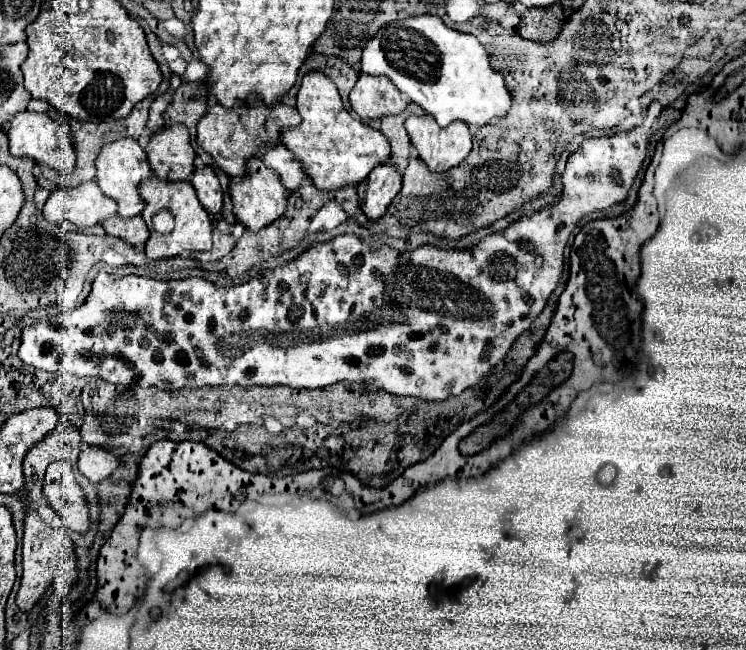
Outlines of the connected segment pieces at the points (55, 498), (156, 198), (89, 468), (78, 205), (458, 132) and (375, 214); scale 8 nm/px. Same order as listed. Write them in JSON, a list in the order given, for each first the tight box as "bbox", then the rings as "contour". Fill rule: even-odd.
[{"bbox":[45,461,89,533],"contour":[[[55,461],[49,465],[45,473],[45,501],[51,505],[55,511],[63,515],[67,521],[67,527],[77,533],[85,533],[89,527],[89,513],[85,507],[83,491],[75,483],[75,475],[69,463],[65,461]]]},{"bbox":[139,173,211,259],"contour":[[[155,173],[147,179],[143,179],[143,183],[139,185],[139,193],[145,199],[145,209],[141,213],[141,217],[145,219],[145,223],[149,225],[149,239],[145,243],[145,255],[149,259],[163,259],[163,257],[171,257],[171,255],[179,255],[185,251],[209,251],[211,249],[211,215],[201,207],[195,189],[189,181],[167,181],[167,179],[159,179]],[[161,207],[167,207],[173,217],[175,217],[175,229],[169,235],[161,235],[153,229],[151,225],[151,215],[155,211],[159,211]]]},{"bbox":[81,445,117,479],"contour":[[[85,445],[85,459],[81,473],[101,473],[101,479],[107,479],[111,471],[117,467],[117,457],[113,457],[107,449]]]},{"bbox":[43,181,117,227],"contour":[[[95,181],[79,183],[73,189],[57,189],[49,195],[43,215],[47,221],[71,221],[79,227],[97,225],[117,213],[115,201],[107,199]]]},{"bbox":[405,115,471,171],"contour":[[[411,115],[405,121],[405,129],[419,157],[431,171],[449,171],[471,151],[471,133],[467,123],[439,127],[431,115]]]},{"bbox":[357,163,401,219],"contour":[[[383,163],[375,167],[367,175],[367,179],[363,179],[363,183],[357,185],[361,209],[369,219],[379,219],[385,213],[391,199],[399,193],[399,189],[401,189],[401,173],[397,165]]]}]

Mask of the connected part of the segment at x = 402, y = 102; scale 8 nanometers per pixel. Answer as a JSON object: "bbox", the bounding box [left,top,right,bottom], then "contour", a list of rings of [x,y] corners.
{"bbox":[349,73,409,119],"contour":[[[365,73],[359,75],[355,87],[349,93],[349,101],[351,101],[353,111],[361,119],[377,119],[377,117],[383,117],[383,115],[399,115],[409,105],[409,99],[401,91],[397,91],[397,87],[387,77],[383,77],[383,75],[373,77],[373,75],[365,75]]]}

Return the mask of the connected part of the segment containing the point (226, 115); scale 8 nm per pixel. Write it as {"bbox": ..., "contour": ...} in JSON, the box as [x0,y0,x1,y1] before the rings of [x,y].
{"bbox":[197,95,301,177],"contour":[[[257,95],[243,103],[235,103],[235,107],[213,105],[197,123],[197,143],[215,159],[215,163],[229,175],[241,177],[245,173],[245,161],[249,157],[261,157],[261,147],[267,143],[277,143],[283,127],[295,127],[301,123],[301,115],[295,107],[275,103],[267,107]]]}

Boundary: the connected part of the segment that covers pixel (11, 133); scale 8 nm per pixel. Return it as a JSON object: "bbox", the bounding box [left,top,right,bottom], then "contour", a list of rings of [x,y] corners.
{"bbox":[7,111,75,175],"contour":[[[23,111],[15,115],[13,123],[9,123],[7,139],[9,139],[9,151],[13,155],[23,155],[33,159],[35,163],[49,165],[57,169],[61,175],[71,175],[71,171],[75,169],[75,153],[73,153],[73,141],[71,141],[67,119],[55,121],[49,117],[49,113]]]}

